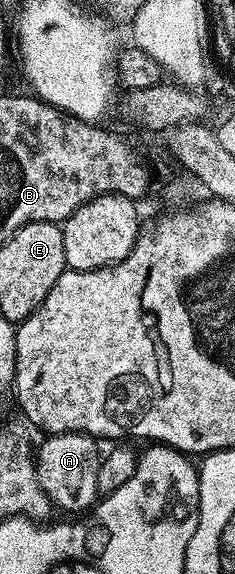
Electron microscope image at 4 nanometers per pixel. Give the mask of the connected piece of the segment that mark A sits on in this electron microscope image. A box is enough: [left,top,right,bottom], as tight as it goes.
[35,432,102,511]

